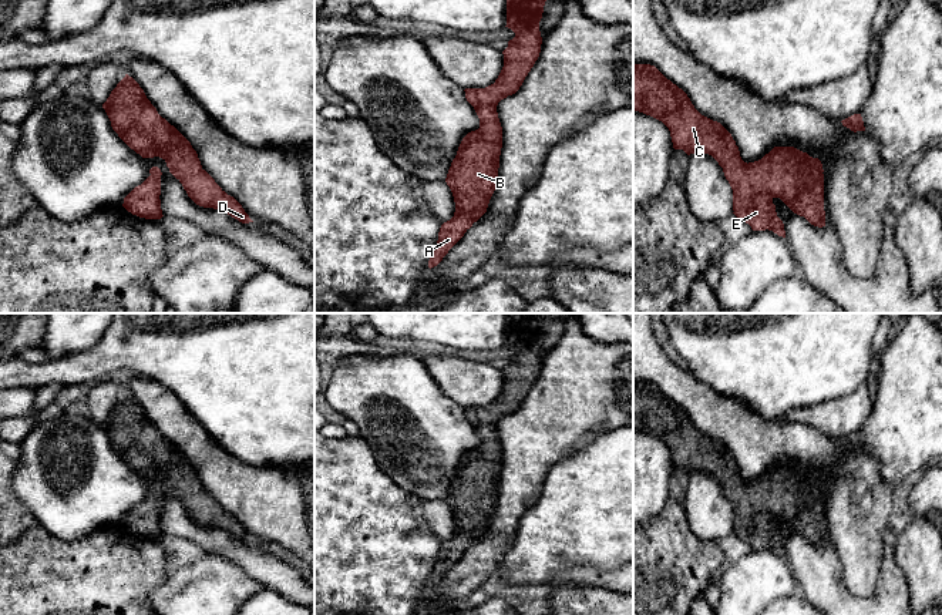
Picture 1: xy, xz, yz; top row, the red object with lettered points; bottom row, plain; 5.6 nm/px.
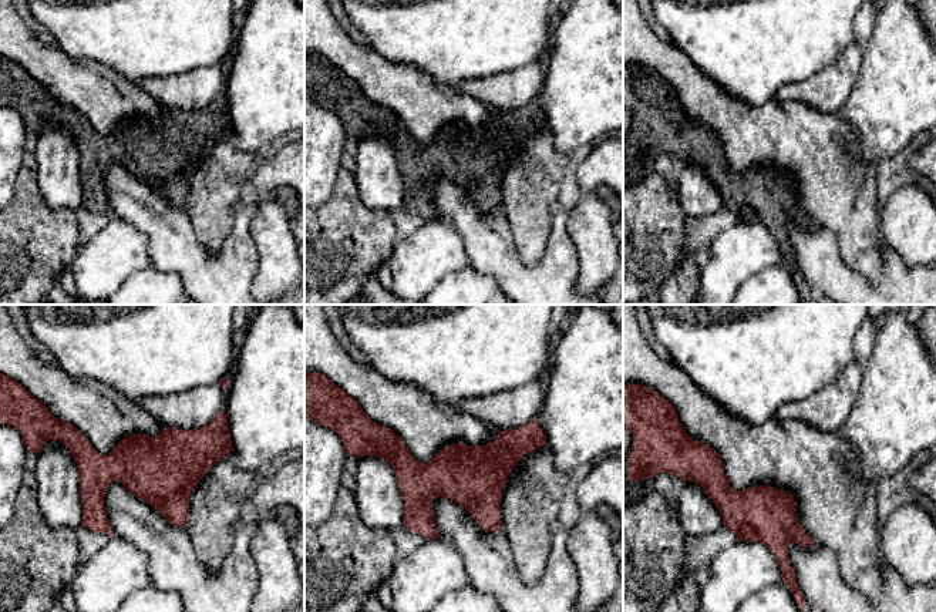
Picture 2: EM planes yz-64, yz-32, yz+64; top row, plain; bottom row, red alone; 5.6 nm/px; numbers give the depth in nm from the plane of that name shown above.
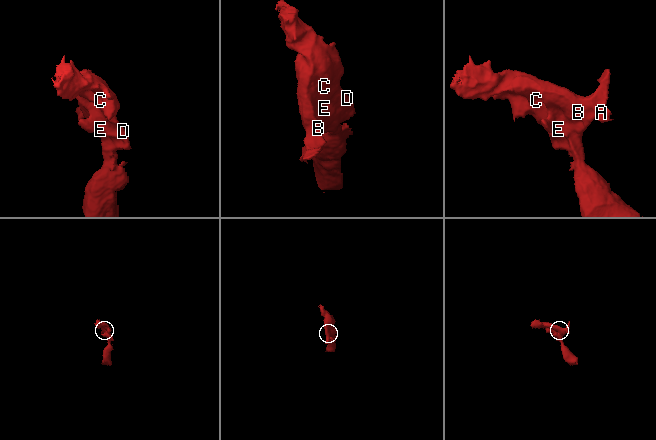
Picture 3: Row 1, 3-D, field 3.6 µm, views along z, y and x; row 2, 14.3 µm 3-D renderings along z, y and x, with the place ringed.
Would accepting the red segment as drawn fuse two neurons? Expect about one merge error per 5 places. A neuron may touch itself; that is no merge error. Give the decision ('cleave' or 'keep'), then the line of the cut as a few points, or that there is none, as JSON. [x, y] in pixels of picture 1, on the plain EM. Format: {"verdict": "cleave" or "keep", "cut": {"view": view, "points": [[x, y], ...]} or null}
{"verdict": "keep", "cut": null}

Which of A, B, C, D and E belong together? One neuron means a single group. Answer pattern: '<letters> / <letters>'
A B C D E

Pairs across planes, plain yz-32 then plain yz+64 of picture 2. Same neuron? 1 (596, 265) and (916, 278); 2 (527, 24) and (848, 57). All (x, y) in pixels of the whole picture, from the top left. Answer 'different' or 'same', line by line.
1: different
2: different

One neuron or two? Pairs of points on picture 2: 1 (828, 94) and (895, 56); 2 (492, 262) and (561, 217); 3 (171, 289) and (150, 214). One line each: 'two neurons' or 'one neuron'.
1: two neurons
2: one neuron
3: two neurons

